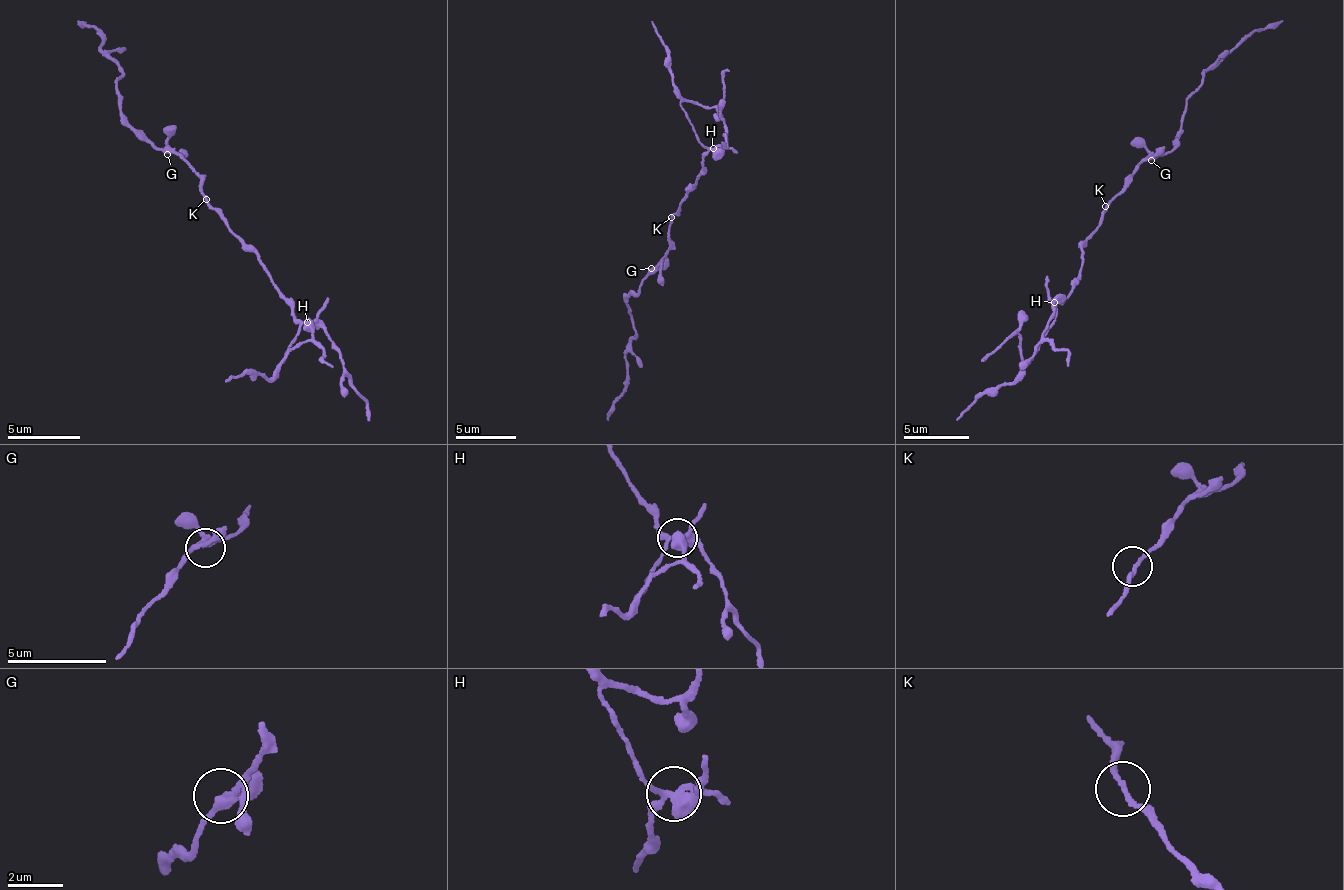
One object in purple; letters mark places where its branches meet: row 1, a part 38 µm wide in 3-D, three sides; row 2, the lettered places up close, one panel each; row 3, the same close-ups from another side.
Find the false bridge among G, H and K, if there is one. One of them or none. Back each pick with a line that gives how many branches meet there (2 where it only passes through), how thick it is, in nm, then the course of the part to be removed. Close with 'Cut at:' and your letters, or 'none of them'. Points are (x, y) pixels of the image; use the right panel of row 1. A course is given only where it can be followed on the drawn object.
H: 4 | 360 nm | (1053, 303), (1054, 322), (1015, 381), (982, 390), (955, 420)
Cut at: H

